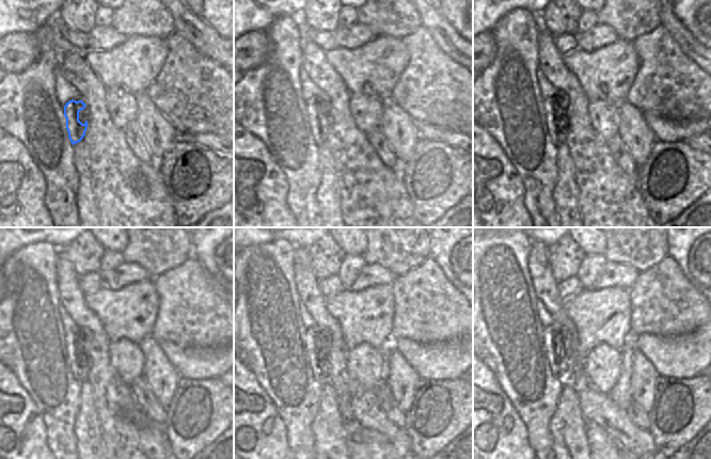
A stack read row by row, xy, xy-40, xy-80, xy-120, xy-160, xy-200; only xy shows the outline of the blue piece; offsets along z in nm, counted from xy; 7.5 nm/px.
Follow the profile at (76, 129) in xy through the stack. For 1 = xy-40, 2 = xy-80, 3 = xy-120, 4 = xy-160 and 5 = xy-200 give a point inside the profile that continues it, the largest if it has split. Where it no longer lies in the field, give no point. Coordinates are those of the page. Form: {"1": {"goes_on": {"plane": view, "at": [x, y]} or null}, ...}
{"1": {"goes_on": {"plane": "xy-40", "at": [319, 131]}}, "2": {"goes_on": {"plane": "xy-80", "at": [557, 129]}}, "3": {"goes_on": {"plane": "xy-120", "at": [80, 368]}}, "4": {"goes_on": {"plane": "xy-160", "at": [319, 365]}}, "5": {"goes_on": {"plane": "xy-200", "at": [558, 365]}}}

